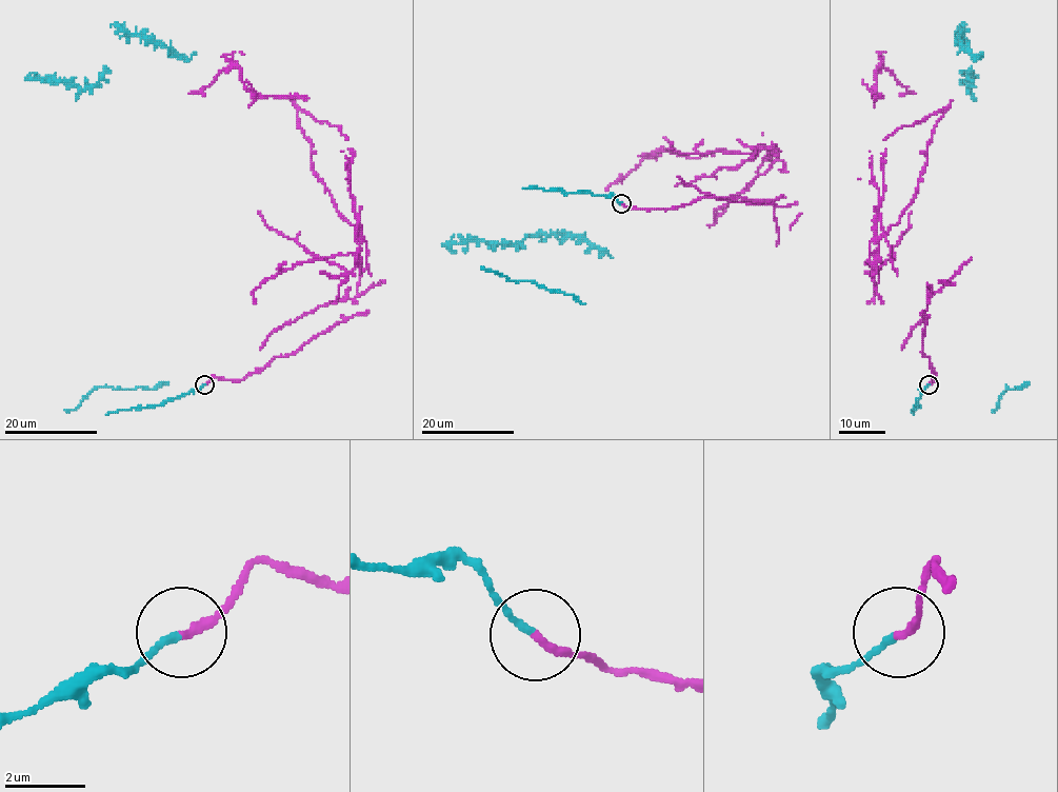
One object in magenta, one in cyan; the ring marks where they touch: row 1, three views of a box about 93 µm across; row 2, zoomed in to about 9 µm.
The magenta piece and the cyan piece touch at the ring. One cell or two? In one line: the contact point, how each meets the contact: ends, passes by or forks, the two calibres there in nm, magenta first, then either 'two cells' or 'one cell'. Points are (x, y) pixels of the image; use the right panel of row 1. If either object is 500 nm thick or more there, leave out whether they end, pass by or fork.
at (929, 384); magenta ends there; cyan ends there; 200 nm thick on the magenta side, 150 nm on the other; two cells

